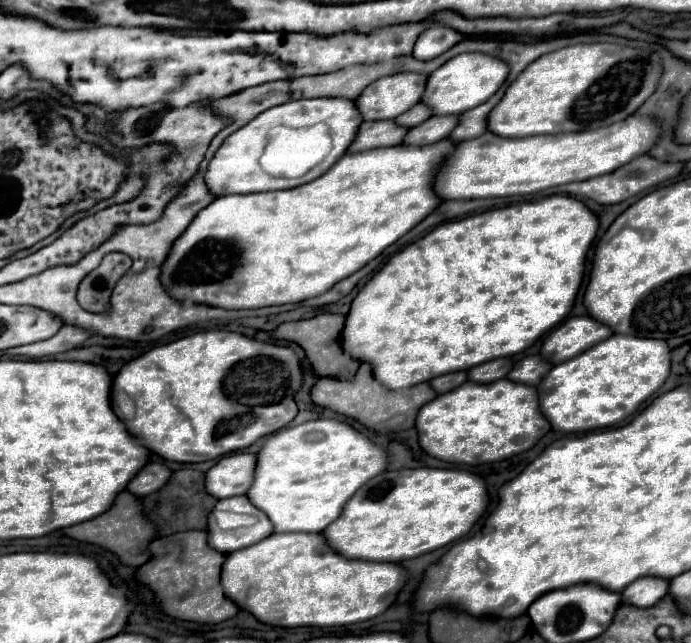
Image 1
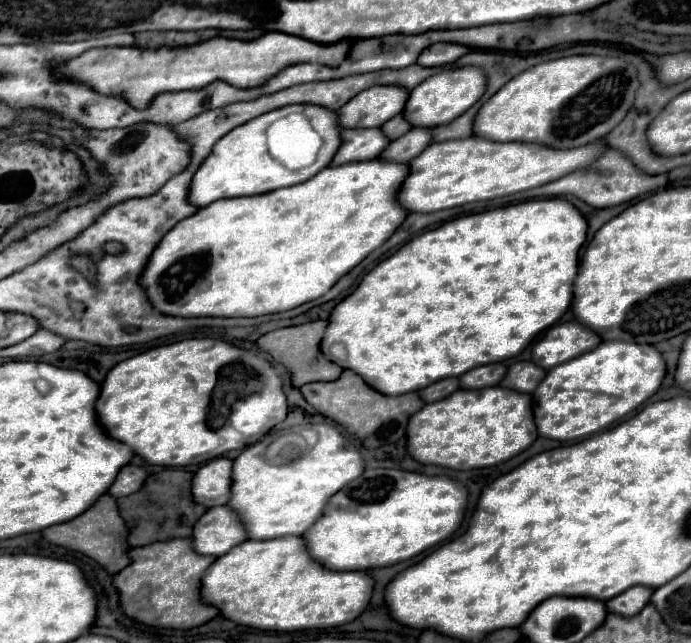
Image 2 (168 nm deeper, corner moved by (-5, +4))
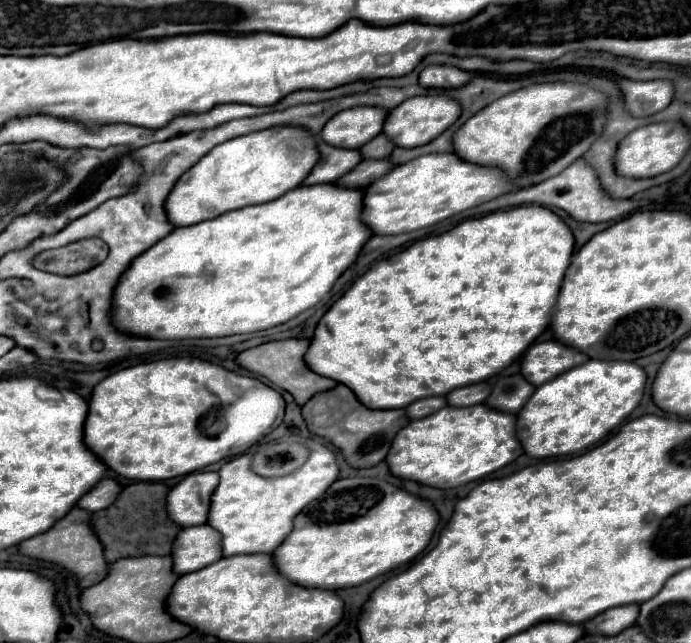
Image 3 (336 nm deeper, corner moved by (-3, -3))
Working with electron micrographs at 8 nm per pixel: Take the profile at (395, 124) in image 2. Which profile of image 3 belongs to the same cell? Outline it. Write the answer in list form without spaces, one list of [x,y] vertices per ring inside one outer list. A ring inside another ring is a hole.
[[[377,135],[375,139],[371,139],[365,147],[361,147],[363,159],[381,159],[381,157],[389,157],[393,153],[395,145],[391,143],[391,139],[387,139],[387,135]]]

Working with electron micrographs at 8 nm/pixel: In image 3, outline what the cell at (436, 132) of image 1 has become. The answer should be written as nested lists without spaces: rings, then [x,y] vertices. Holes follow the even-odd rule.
[[[365,159],[337,183],[343,187],[367,187],[367,183],[373,183],[373,179],[381,179],[381,175],[385,175],[385,171],[391,171],[393,167],[395,163],[389,159]]]

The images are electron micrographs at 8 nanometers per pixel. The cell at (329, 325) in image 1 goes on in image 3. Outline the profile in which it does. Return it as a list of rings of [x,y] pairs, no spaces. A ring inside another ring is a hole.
[[[283,339],[283,341],[271,341],[271,343],[263,343],[259,347],[253,347],[253,349],[247,349],[243,353],[239,353],[237,357],[237,363],[261,377],[267,377],[271,379],[271,383],[279,385],[281,389],[289,391],[293,395],[293,399],[297,401],[297,405],[303,405],[311,395],[319,393],[319,391],[327,391],[327,389],[333,389],[337,383],[329,377],[323,377],[323,375],[317,375],[313,373],[303,355],[305,351],[309,349],[309,339]]]

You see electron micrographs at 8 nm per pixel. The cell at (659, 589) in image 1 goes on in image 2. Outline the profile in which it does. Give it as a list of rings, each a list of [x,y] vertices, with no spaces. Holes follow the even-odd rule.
[[[633,586],[633,588],[625,590],[623,594],[607,600],[605,602],[607,612],[619,614],[619,616],[635,616],[645,608],[645,604],[651,598],[651,592],[653,590],[649,590],[645,586]]]

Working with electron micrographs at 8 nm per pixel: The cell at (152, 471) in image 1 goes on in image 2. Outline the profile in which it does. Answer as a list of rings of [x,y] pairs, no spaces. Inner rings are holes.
[[[125,466],[117,474],[117,478],[111,484],[111,488],[107,490],[107,494],[115,496],[115,498],[129,496],[131,492],[135,492],[139,488],[139,484],[143,484],[145,478],[147,478],[147,472],[143,468],[139,468],[139,466]]]

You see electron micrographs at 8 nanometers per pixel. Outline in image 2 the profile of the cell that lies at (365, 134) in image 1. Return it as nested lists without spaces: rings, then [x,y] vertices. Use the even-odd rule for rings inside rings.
[[[379,128],[371,130],[341,130],[341,146],[329,166],[341,166],[349,162],[363,162],[377,158],[389,140]]]

